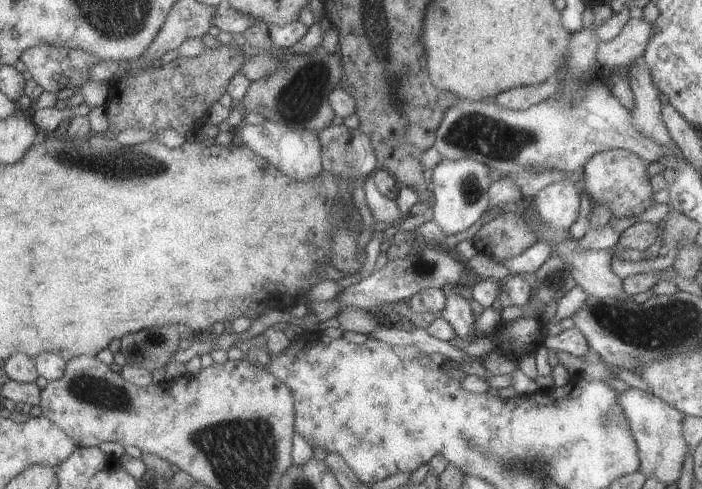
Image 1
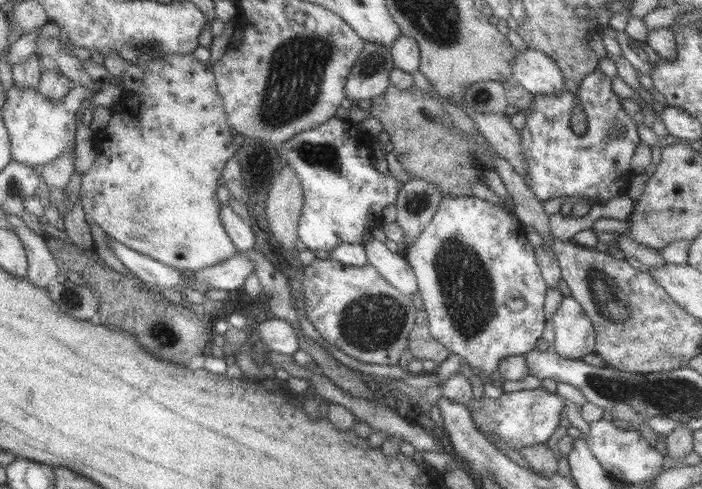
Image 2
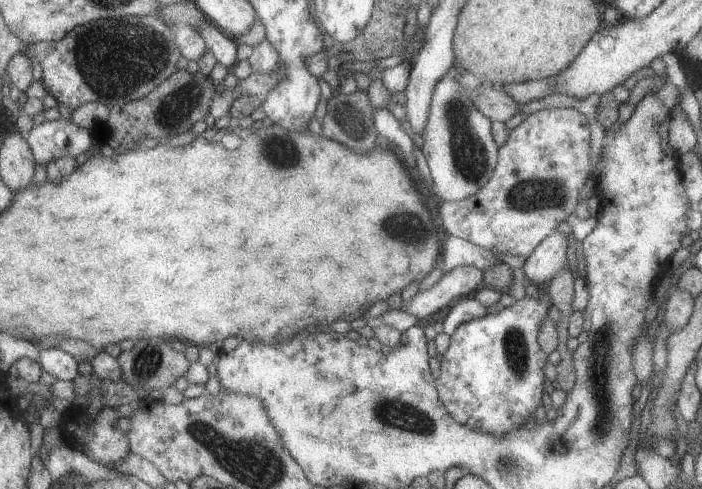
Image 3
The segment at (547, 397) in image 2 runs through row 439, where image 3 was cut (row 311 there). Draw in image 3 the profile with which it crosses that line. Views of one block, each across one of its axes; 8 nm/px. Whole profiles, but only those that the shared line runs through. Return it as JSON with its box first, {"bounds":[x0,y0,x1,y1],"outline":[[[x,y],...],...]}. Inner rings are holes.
{"bounds":[434,287,552,438],"outline":[[[546,287],[538,288],[543,298],[537,300],[529,296],[523,297],[513,306],[503,307],[500,312],[487,313],[481,318],[460,324],[450,336],[447,349],[439,356],[439,376],[434,377],[434,380],[437,396],[453,422],[499,438],[509,434],[513,428],[519,428],[530,414],[535,414],[544,392],[543,366],[548,361],[548,355],[541,350],[537,338],[541,322],[545,320],[547,310],[552,305]]]}

